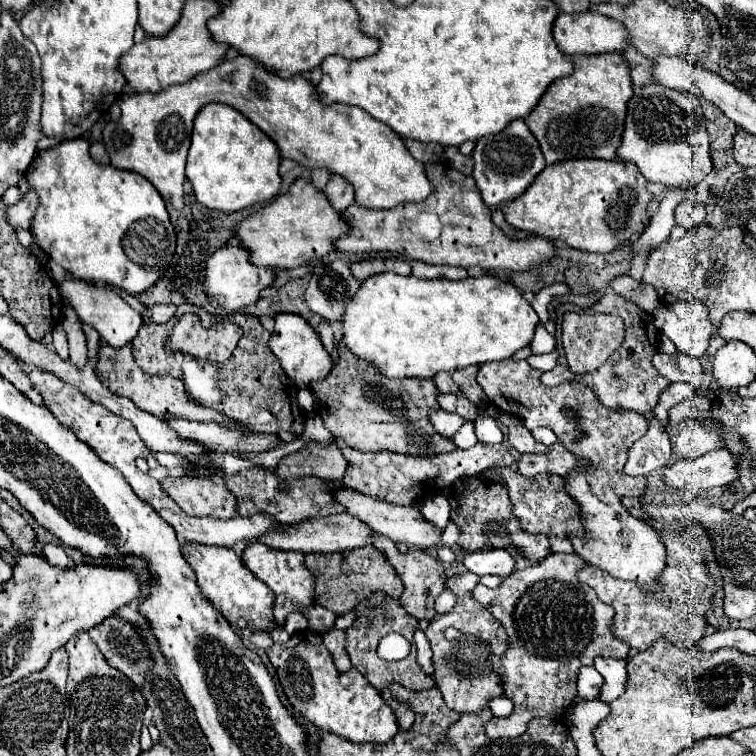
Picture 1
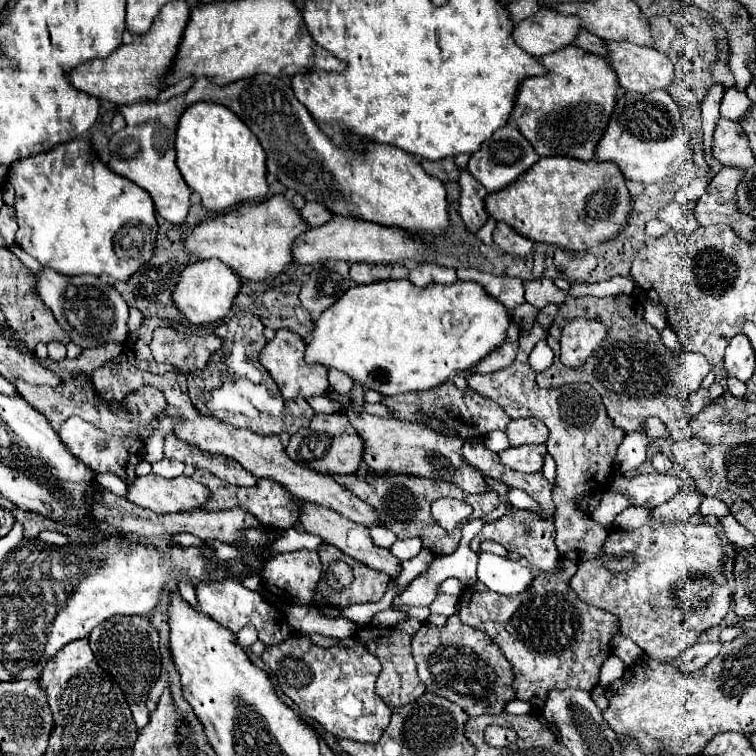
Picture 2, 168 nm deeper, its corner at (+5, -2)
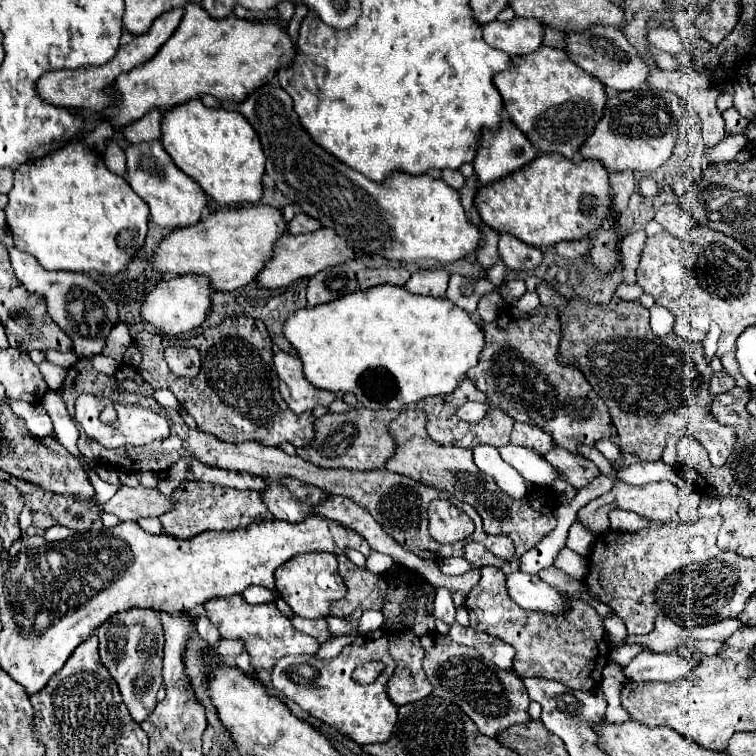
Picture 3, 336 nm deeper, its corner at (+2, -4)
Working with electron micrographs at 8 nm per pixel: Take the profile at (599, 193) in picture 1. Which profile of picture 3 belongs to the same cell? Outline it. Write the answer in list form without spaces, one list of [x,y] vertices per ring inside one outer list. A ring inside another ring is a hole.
[[[538,154],[524,170],[482,186],[476,192],[476,208],[492,230],[512,234],[536,248],[580,240],[600,230],[612,216],[608,170],[596,160],[574,162],[558,154]]]

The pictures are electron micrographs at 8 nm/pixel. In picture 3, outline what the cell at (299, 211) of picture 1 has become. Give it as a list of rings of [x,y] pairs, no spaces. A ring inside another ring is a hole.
[[[254,204],[210,212],[198,224],[168,234],[154,250],[154,268],[168,274],[206,274],[218,292],[236,290],[258,278],[274,256],[274,244],[284,236],[288,224],[282,210]]]

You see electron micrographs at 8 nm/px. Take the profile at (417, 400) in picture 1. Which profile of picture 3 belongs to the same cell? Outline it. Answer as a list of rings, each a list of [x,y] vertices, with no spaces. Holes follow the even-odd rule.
[[[406,410],[400,412],[396,420],[388,424],[388,434],[392,436],[396,444],[396,452],[388,458],[386,470],[398,472],[404,476],[410,476],[419,482],[426,482],[432,488],[438,488],[442,492],[448,492],[456,496],[462,502],[468,502],[478,510],[484,522],[484,532],[486,534],[498,534],[498,536],[508,536],[514,542],[514,560],[512,562],[498,562],[500,570],[504,574],[510,574],[518,570],[516,560],[528,552],[530,548],[538,546],[542,538],[546,538],[556,527],[556,519],[552,516],[556,508],[556,496],[546,490],[542,498],[534,496],[524,496],[522,500],[512,500],[506,494],[502,494],[492,478],[486,478],[484,472],[478,470],[478,466],[472,460],[472,450],[470,448],[458,448],[458,446],[442,446],[434,442],[428,432],[426,432],[426,414],[422,410]]]

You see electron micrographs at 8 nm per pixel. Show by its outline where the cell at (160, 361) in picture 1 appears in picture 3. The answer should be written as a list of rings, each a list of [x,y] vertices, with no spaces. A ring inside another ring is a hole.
[[[250,316],[226,318],[220,326],[204,330],[202,334],[196,334],[196,338],[190,340],[190,344],[194,344],[200,350],[202,368],[200,368],[200,374],[196,378],[186,378],[186,380],[172,376],[172,372],[168,370],[168,366],[164,362],[162,352],[164,352],[166,346],[174,344],[172,338],[140,330],[138,336],[134,338],[134,344],[142,352],[142,362],[138,366],[140,376],[148,384],[152,384],[154,388],[172,390],[174,396],[178,398],[178,402],[182,402],[186,406],[186,412],[190,416],[194,416],[198,430],[210,432],[210,434],[214,434],[214,436],[218,436],[226,442],[232,442],[232,444],[254,440],[254,442],[266,444],[266,446],[280,446],[282,442],[290,442],[298,448],[298,446],[310,444],[310,440],[314,438],[314,430],[312,430],[314,416],[312,416],[312,412],[304,412],[304,414],[298,416],[298,414],[290,412],[290,408],[286,406],[286,402],[280,396],[278,376],[276,376],[274,364],[272,364],[272,340],[270,340],[270,334],[268,334],[266,324],[262,320],[256,320],[256,318],[250,318]]]

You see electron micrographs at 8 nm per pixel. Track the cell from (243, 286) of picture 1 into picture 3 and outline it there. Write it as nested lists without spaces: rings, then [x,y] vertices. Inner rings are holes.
[[[184,274],[184,276],[168,276],[146,296],[146,306],[142,306],[142,318],[150,322],[164,334],[180,334],[198,328],[210,308],[212,308],[212,286],[210,278],[202,274]]]

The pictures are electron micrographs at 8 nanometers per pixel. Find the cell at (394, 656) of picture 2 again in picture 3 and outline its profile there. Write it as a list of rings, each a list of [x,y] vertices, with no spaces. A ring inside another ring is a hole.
[[[406,630],[406,634],[390,634],[390,656],[396,662],[396,670],[386,684],[386,692],[396,706],[416,702],[432,692],[432,686],[422,670],[424,648],[412,630]]]

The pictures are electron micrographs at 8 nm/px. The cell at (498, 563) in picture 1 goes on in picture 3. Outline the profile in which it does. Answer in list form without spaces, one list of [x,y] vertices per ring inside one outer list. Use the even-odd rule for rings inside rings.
[[[520,570],[506,576],[506,590],[508,596],[526,610],[546,610],[558,614],[568,608],[556,588],[548,586],[544,580],[540,580],[540,576],[524,574]]]

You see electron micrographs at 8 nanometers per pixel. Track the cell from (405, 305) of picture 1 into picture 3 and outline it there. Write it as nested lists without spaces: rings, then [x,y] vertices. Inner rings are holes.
[[[374,286],[368,290],[354,290],[330,304],[318,308],[296,310],[284,324],[284,336],[298,350],[304,362],[304,376],[322,390],[354,392],[358,402],[366,408],[400,410],[410,402],[428,396],[448,394],[478,364],[478,354],[484,348],[484,330],[452,300],[412,294],[404,286]]]

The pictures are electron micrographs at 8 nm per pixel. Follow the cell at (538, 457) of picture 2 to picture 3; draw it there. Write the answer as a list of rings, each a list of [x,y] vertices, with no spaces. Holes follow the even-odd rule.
[[[554,446],[550,452],[546,452],[544,460],[552,468],[556,468],[560,478],[566,480],[568,484],[572,484],[574,488],[582,488],[582,486],[590,484],[600,474],[598,468],[590,460],[576,456],[576,454],[570,454],[562,446]]]

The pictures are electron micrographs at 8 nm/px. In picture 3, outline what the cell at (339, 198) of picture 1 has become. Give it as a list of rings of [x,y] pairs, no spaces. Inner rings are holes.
[[[298,212],[298,214],[290,220],[290,224],[288,224],[288,232],[290,232],[290,234],[308,234],[308,232],[314,232],[314,230],[318,230],[318,228],[322,228],[322,224],[320,224],[318,220],[314,220],[314,218],[306,216],[304,212]]]

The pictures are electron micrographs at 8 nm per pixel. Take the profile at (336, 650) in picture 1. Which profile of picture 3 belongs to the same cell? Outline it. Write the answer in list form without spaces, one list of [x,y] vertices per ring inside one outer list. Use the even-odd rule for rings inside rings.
[[[294,616],[292,618],[292,624],[300,630],[300,632],[304,632],[304,634],[310,634],[312,638],[318,638],[318,642],[320,644],[324,644],[324,642],[328,642],[330,638],[332,638],[332,634],[330,634],[330,630],[328,630],[328,624],[326,624],[326,620],[304,620],[304,618],[300,618],[300,616]]]

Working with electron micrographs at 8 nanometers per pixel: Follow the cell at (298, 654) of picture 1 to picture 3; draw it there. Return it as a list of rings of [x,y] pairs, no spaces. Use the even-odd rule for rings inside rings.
[[[370,632],[354,640],[350,646],[344,646],[344,650],[332,660],[320,660],[308,654],[282,656],[272,668],[272,684],[276,690],[284,692],[286,698],[294,700],[304,712],[336,728],[356,744],[386,742],[394,730],[398,712],[396,704],[386,696],[386,680],[394,672],[390,666],[392,658],[386,648],[388,634]],[[352,660],[382,660],[386,668],[372,684],[356,684],[352,682]]]

